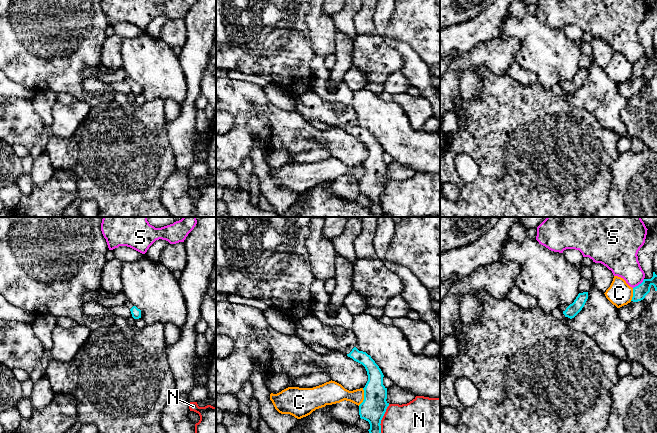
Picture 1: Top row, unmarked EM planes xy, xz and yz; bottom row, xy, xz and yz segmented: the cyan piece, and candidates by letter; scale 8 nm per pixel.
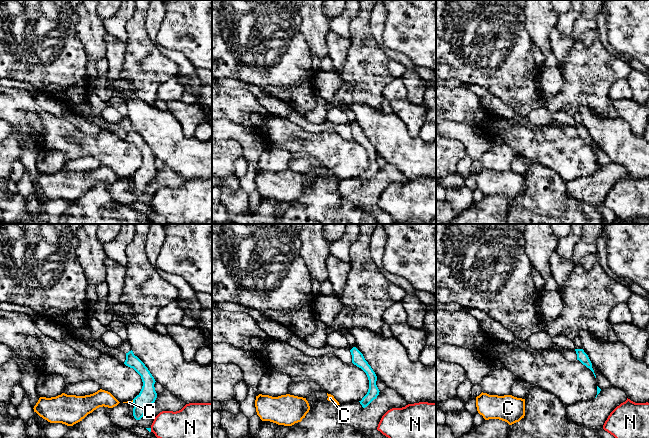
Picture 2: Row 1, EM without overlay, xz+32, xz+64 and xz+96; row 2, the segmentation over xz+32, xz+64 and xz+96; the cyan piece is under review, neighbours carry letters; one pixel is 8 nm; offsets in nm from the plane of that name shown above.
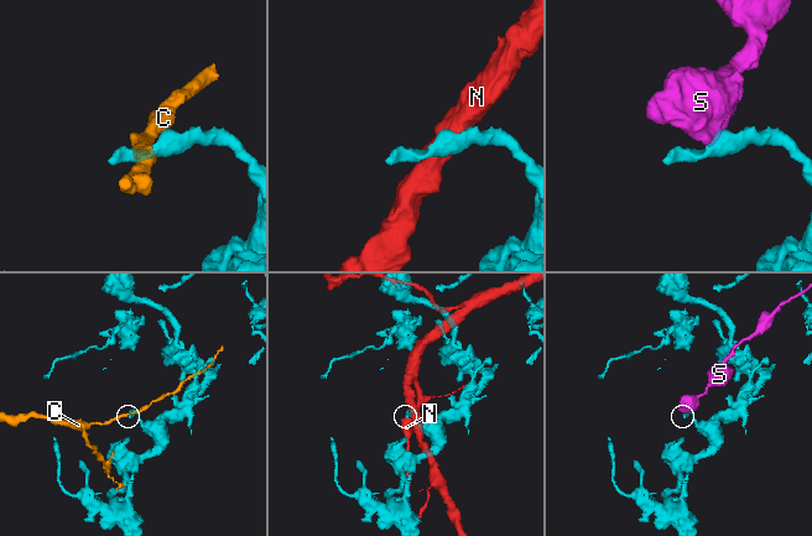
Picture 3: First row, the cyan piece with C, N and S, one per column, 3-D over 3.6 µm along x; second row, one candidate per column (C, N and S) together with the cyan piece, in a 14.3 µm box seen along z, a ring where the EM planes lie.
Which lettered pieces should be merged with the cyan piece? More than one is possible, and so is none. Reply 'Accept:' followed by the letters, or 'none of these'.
Accept: none of these

